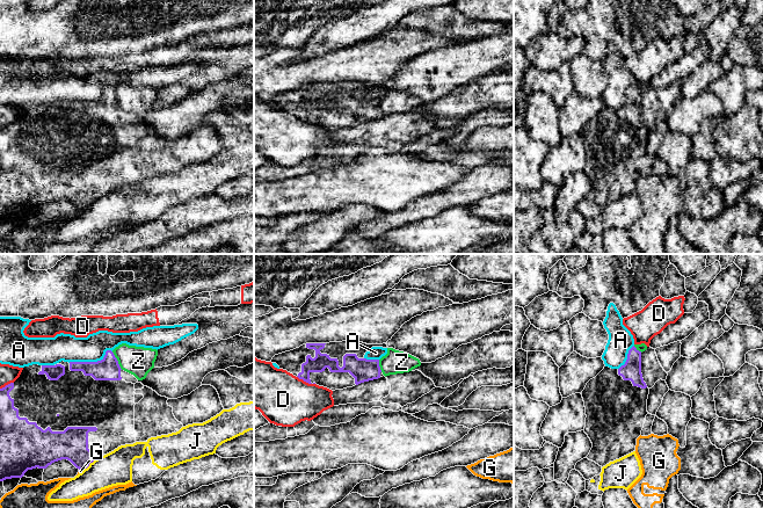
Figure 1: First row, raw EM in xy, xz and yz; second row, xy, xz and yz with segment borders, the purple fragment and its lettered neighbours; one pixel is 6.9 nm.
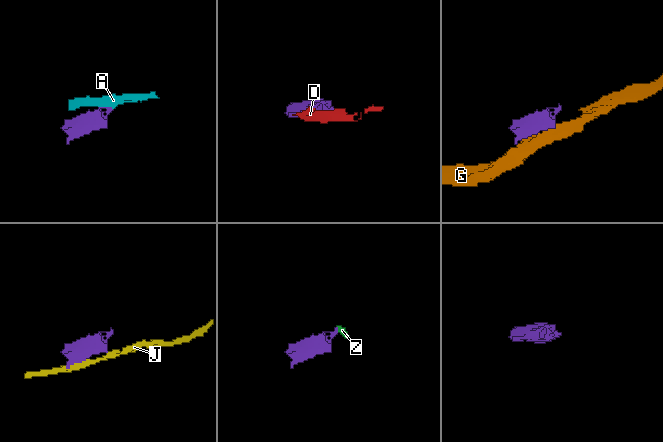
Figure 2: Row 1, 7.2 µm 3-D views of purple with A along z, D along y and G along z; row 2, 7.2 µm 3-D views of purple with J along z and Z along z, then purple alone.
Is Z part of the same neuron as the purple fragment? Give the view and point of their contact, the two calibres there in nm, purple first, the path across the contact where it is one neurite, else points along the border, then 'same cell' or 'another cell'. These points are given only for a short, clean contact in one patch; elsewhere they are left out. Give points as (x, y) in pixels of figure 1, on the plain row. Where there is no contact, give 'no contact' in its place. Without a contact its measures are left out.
xy (117, 101) | 160/200 nm | along xy (111, 92), (122, 109) | another cell

